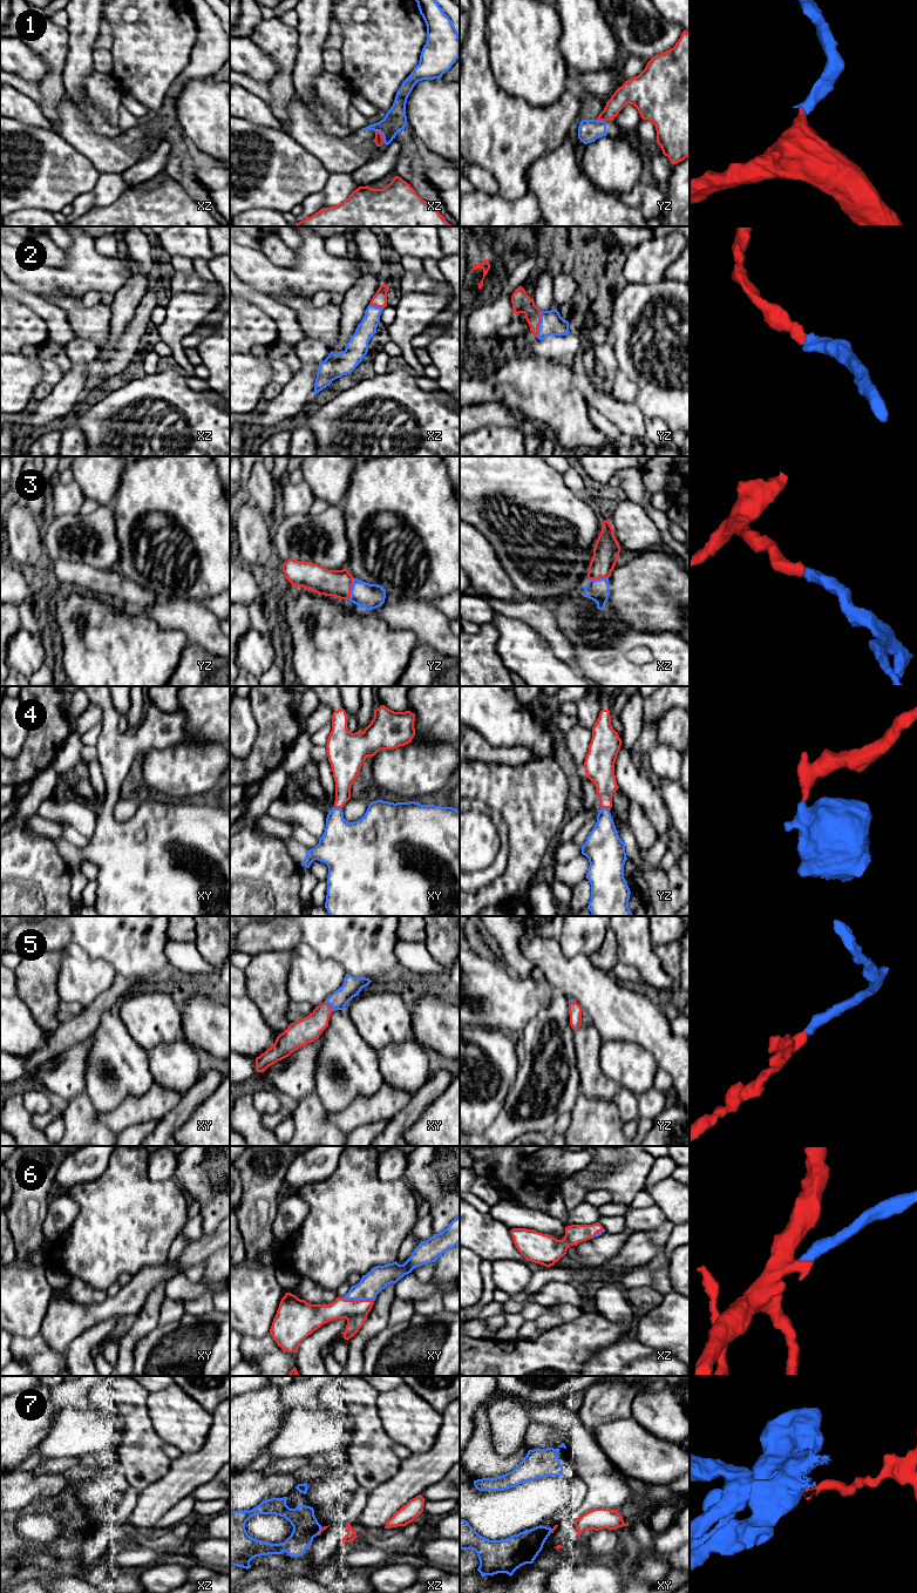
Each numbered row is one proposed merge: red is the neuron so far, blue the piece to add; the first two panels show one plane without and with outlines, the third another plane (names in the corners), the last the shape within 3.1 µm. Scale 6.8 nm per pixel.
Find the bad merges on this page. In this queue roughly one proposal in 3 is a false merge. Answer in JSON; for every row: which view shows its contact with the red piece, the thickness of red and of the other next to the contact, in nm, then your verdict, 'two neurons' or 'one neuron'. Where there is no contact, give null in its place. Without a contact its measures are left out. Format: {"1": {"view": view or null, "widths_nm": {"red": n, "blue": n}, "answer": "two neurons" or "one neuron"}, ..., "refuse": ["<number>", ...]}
{"1": {"view": "xz", "widths_nm": {"red": 60, "blue": 160}, "answer": "two neurons"}, "2": {"view": "yz", "widths_nm": {"red": 140, "blue": 160}, "answer": "one neuron"}, "3": {"view": "yz", "widths_nm": {"red": 190, "blue": 180}, "answer": "one neuron"}, "4": {"view": "xy", "widths_nm": {"red": 170, "blue": 300}, "answer": "one neuron"}, "5": {"view": "xy", "widths_nm": {"red": 170, "blue": 130}, "answer": "one neuron"}, "6": {"view": "xy", "widths_nm": {"red": 170, "blue": 160}, "answer": "one neuron"}, "7": {"view": "xz", "widths_nm": {"red": 20, "blue": 180}, "answer": "two neurons"}, "refuse": ["1", "7"]}

